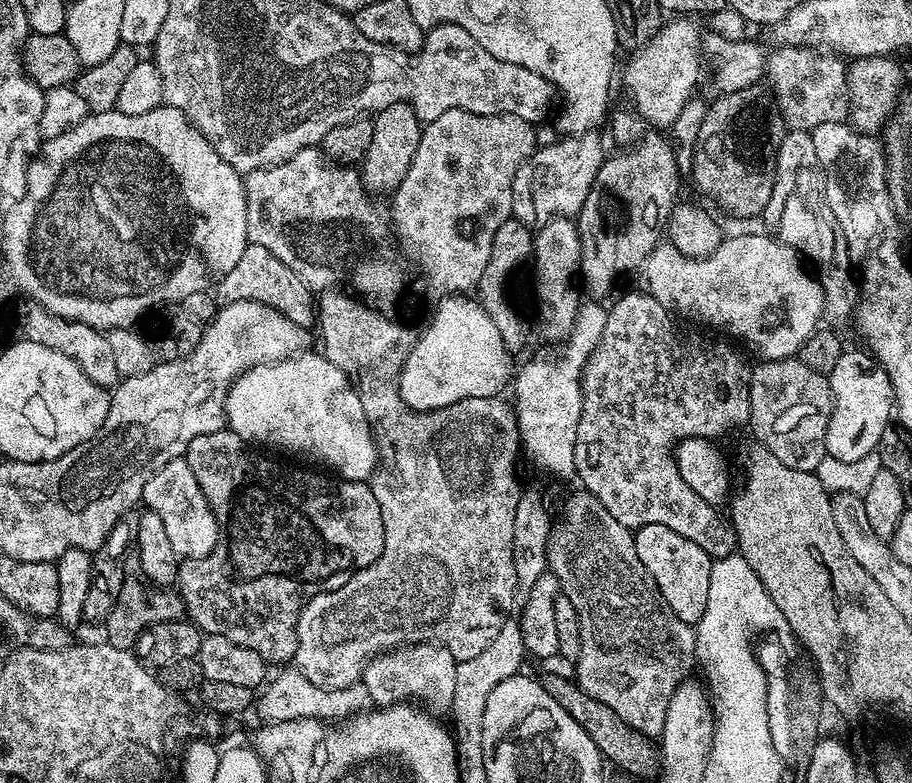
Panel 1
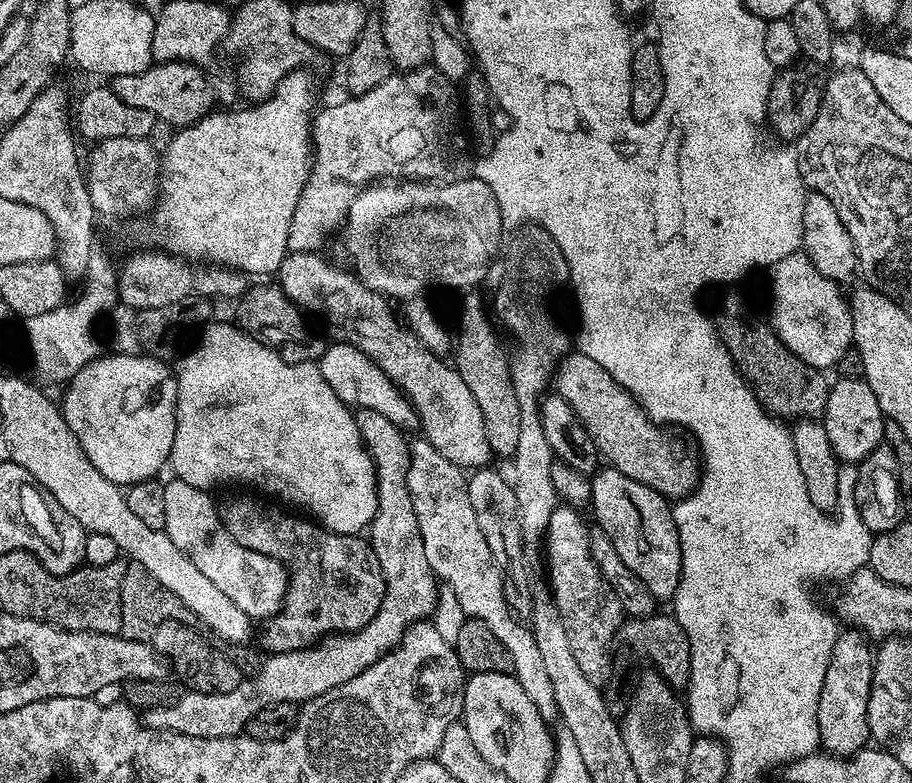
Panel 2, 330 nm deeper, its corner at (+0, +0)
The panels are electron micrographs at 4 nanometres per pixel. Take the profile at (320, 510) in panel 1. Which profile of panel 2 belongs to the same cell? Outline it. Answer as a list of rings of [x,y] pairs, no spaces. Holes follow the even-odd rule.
[[[240,496],[219,509],[220,521],[224,528],[238,542],[238,546],[260,552],[264,556],[273,556],[284,565],[288,573],[288,592],[284,595],[282,611],[271,617],[272,632],[261,627],[258,640],[265,653],[297,652],[300,648],[310,648],[317,640],[329,633],[348,633],[362,630],[379,612],[384,596],[384,580],[367,539],[359,535],[347,536],[341,532],[329,532],[319,523],[308,520],[295,520],[288,512],[280,508],[271,508],[252,496]]]

